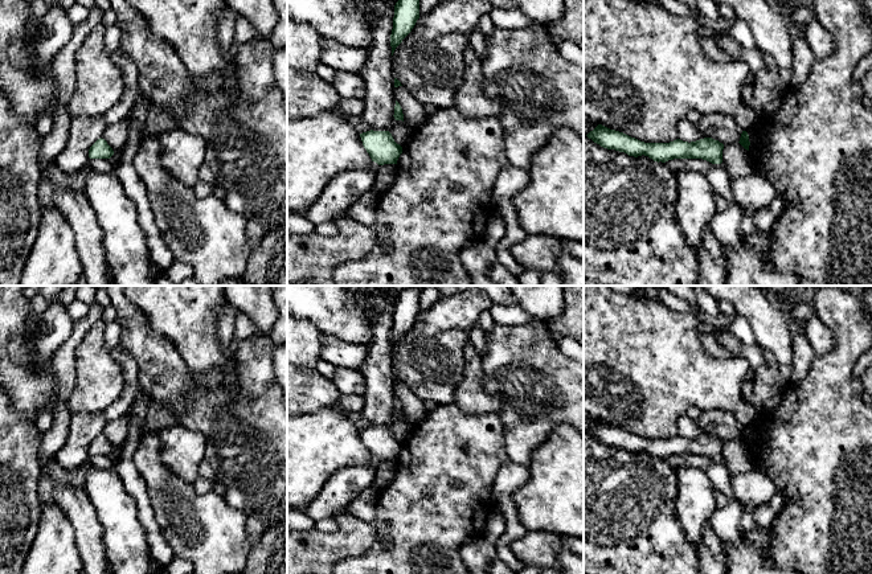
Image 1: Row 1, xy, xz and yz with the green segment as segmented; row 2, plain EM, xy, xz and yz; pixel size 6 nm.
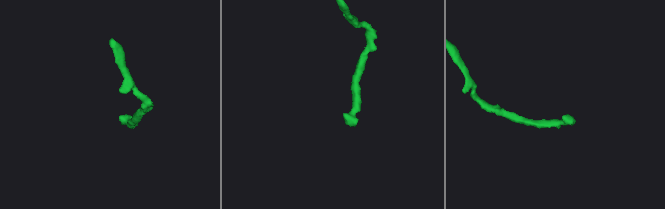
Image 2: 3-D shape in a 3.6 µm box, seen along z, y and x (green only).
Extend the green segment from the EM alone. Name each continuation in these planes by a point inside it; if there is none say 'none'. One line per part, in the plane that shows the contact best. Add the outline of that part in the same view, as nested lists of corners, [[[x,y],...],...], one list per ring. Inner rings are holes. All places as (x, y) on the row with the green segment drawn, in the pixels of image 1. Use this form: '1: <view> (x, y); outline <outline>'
1: xz (344, 189); outline [[[377,163],[361,171],[347,171],[333,176],[318,201],[303,216],[315,225],[332,222],[373,188]]]

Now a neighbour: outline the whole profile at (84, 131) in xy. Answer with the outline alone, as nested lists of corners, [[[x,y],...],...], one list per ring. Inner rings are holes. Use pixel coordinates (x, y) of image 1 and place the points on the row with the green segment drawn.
[[[73,116],[66,145],[57,153],[56,165],[65,175],[82,173],[90,147],[102,138],[109,124],[102,116]]]

